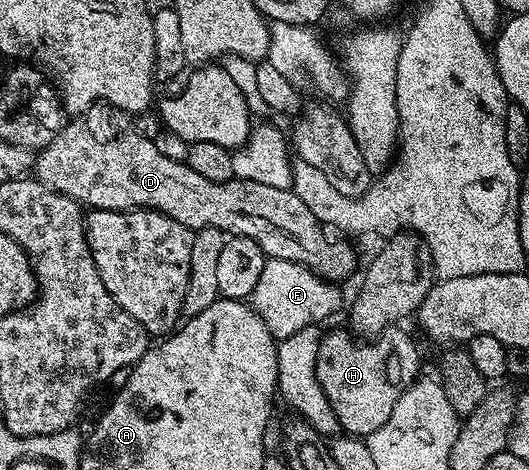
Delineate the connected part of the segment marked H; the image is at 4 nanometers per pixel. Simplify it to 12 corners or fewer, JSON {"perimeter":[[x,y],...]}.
{"perimeter":[[402,327],[319,340],[339,430],[369,439],[422,361]]}

